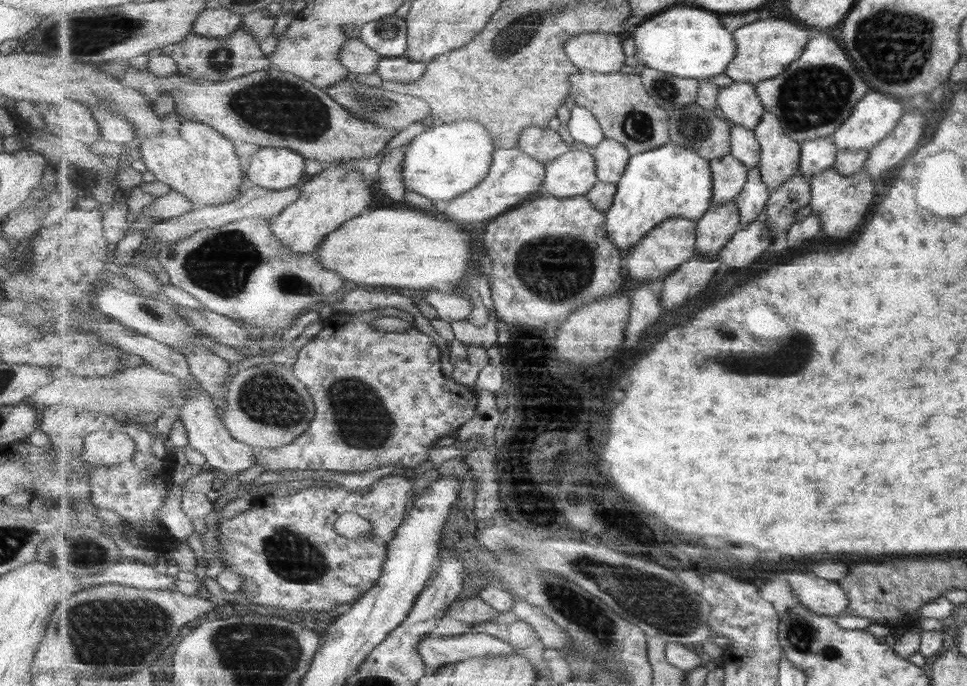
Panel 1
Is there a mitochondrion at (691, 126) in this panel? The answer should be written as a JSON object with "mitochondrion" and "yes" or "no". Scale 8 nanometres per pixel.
{"mitochondrion":"yes"}

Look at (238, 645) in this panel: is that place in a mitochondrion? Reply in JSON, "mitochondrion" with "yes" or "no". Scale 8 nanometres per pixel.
{"mitochondrion":"yes"}

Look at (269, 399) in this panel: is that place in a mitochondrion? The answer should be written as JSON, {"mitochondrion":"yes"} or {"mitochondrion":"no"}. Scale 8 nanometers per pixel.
{"mitochondrion":"yes"}

